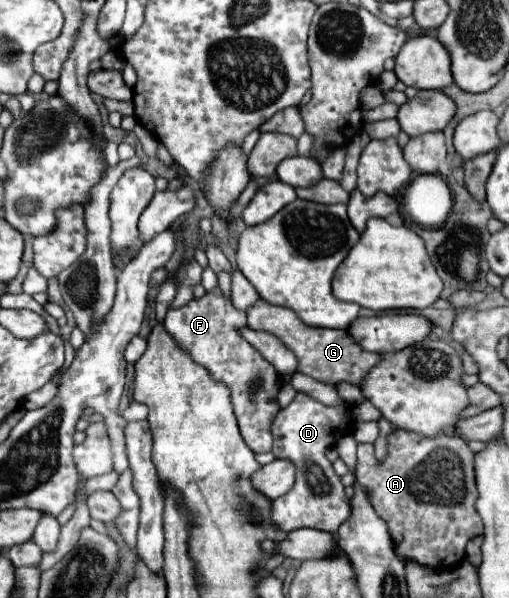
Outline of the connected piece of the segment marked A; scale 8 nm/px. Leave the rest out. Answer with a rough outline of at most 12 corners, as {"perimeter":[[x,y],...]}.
{"perimeter":[[460,437],[358,443],[356,481],[402,561],[452,569],[482,535]]}

